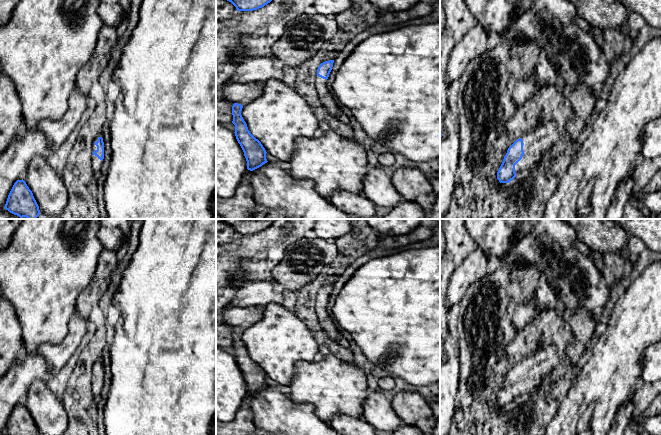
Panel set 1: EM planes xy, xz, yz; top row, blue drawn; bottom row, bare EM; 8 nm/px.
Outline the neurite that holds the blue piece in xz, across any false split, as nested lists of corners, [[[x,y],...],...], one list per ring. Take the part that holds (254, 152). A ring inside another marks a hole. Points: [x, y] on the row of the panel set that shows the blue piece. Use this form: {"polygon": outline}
{"polygon": [[[233,104],[232,123],[235,125],[234,133],[236,139],[240,144],[247,161],[247,169],[253,171],[268,162],[266,159],[267,152],[261,142],[248,130],[247,124],[241,115],[242,108],[243,106],[241,104]]]}

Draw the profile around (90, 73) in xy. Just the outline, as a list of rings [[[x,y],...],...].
[[[103,25],[100,29],[97,44],[90,60],[78,72],[75,89],[86,95],[91,86],[98,82],[108,65],[111,52],[117,42],[117,28]]]

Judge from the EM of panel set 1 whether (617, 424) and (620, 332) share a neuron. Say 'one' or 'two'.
one

